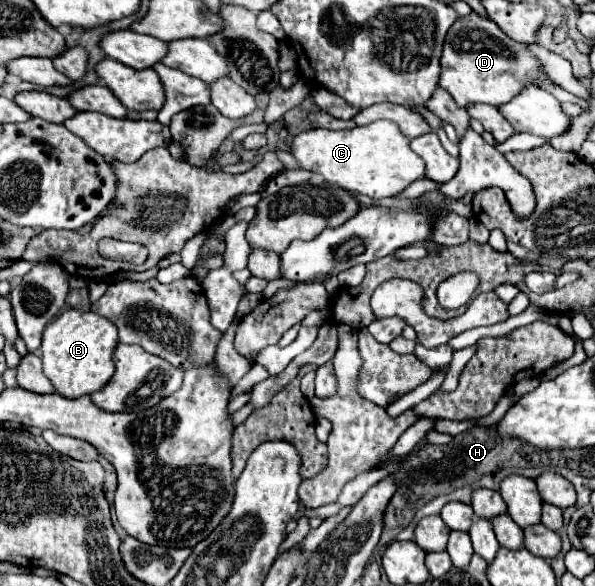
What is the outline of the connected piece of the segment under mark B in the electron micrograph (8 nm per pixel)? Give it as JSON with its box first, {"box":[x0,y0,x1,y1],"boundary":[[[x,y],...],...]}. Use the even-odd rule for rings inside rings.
{"box":[41,309,117,399],"boundary":[[[67,309],[43,331],[41,359],[47,379],[55,391],[67,399],[77,399],[99,391],[115,373],[113,351],[117,347],[117,327],[93,311]]]}

